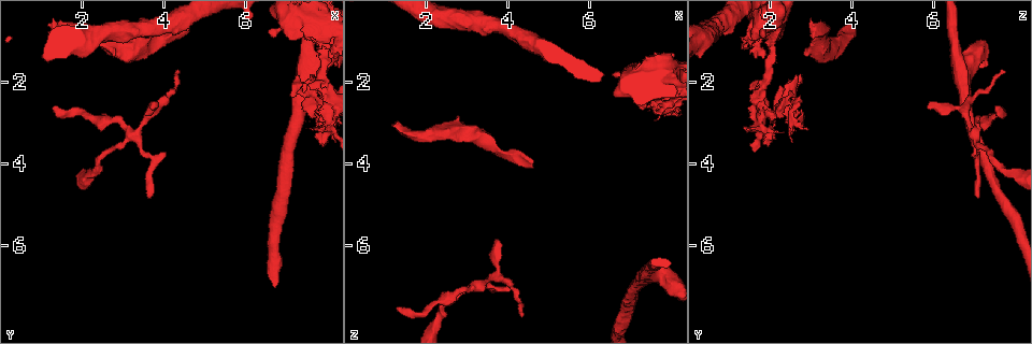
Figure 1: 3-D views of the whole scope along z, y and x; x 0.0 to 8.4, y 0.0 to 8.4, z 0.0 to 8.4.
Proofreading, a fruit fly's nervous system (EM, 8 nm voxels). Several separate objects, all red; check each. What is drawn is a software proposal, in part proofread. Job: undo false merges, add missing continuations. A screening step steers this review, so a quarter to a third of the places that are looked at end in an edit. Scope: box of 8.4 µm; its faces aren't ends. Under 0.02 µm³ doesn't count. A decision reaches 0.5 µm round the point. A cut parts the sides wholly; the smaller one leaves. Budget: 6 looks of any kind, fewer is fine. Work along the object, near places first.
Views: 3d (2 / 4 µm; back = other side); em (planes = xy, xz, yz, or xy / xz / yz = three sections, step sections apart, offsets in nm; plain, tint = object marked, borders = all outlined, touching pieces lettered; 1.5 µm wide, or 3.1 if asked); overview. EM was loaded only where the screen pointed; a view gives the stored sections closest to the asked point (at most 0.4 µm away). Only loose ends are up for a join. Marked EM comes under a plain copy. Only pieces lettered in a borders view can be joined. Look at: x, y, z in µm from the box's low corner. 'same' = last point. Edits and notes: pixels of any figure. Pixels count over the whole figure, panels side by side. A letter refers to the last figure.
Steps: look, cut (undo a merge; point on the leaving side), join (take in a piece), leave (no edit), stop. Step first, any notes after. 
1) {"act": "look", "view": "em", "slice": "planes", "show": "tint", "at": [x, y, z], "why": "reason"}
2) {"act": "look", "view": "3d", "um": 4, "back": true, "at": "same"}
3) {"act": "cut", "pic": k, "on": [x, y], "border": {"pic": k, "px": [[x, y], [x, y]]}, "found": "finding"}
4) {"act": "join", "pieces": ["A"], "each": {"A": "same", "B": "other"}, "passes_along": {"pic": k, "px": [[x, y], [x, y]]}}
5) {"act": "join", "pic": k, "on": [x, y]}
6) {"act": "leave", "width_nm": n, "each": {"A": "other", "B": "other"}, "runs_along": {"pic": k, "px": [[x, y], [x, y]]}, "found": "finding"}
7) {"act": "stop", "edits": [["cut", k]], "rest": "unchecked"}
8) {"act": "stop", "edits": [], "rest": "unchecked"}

{"act": "look", "view": "3d", "um": 4, "at": [7.65, 1.85, 2.70], "why": "tapers out"}

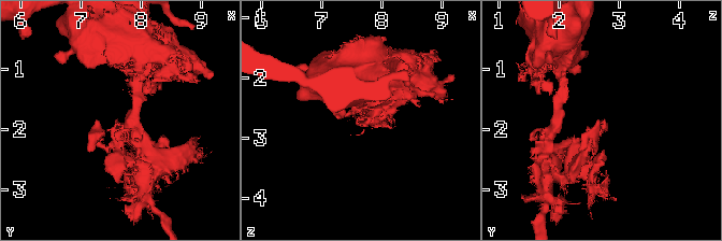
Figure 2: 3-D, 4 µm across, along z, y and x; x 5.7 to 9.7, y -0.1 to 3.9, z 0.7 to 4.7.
{"act": "look", "view": "em", "slice": "planes", "show": "tint", "at": [7.55, 1.85, 2.70], "why": "now the EM"}

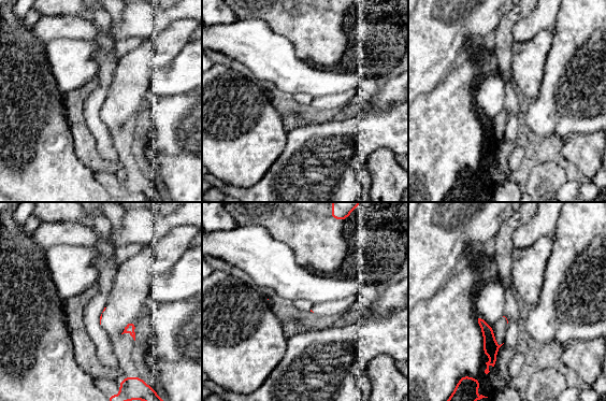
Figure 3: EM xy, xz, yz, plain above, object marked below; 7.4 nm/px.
{"act": "look", "view": "em", "slice": "planes", "show": "borders", "at": "same"}

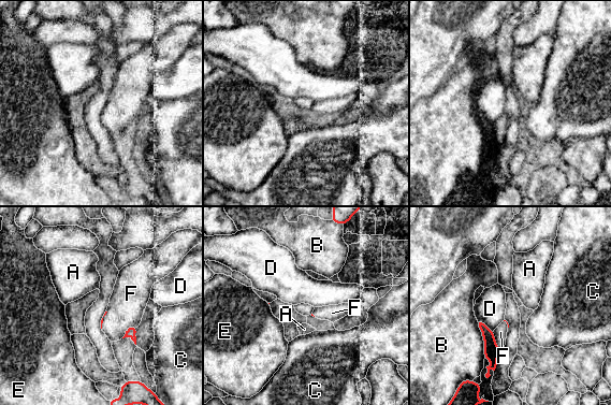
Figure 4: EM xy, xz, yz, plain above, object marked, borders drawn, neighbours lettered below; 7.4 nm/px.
{"act": "leave", "each": {"A": "other", "B": "other", "C": "other", "D": "other", "E": "other", "F": "other"}, "border": {"pic": 4, "px": [[493, 331], [495, 343], [500, 349]]}, "found": "no lettered piece goes on from it"}

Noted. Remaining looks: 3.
{"act": "look", "view": "3d", "um": 2, "at": [1.40, 2.60, 7.50], "why": "an open end"}

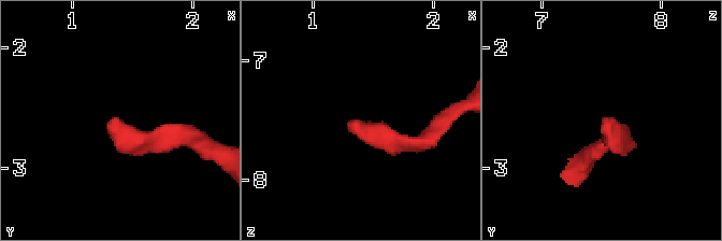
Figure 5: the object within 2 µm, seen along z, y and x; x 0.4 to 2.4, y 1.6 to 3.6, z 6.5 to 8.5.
{"act": "look", "view": "em", "slice": "xz", "step": 8, "show": "tint", "at": [1.38, 2.58, 7.56], "why": "now the EM"}

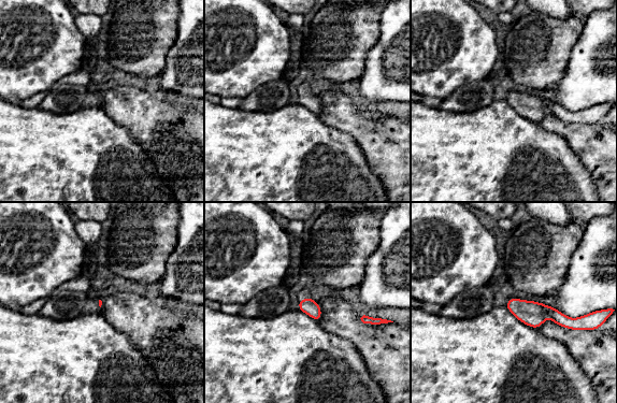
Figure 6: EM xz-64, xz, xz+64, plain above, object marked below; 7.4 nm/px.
{"act": "look", "view": "em", "slice": "planes", "show": "borders", "at": "same"}

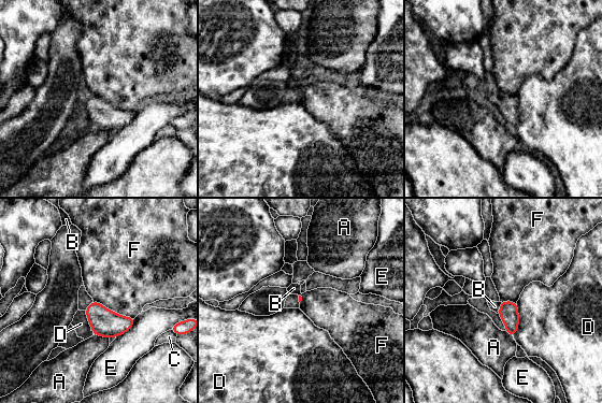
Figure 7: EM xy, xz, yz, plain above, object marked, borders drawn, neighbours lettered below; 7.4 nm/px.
{"act": "join", "pieces": ["B"], "each": {"A": "other", "B": "same", "C": "other", "D": "other", "E": "other", "F": "other"}, "passes_along": {"pic": 7, "px": [[509, 313], [500, 307], [495, 306]]}, "found": "the neuron continues"}

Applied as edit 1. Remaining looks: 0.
{"act": "stop", "edits": [["join", 7]], "rest": "unchecked"}

